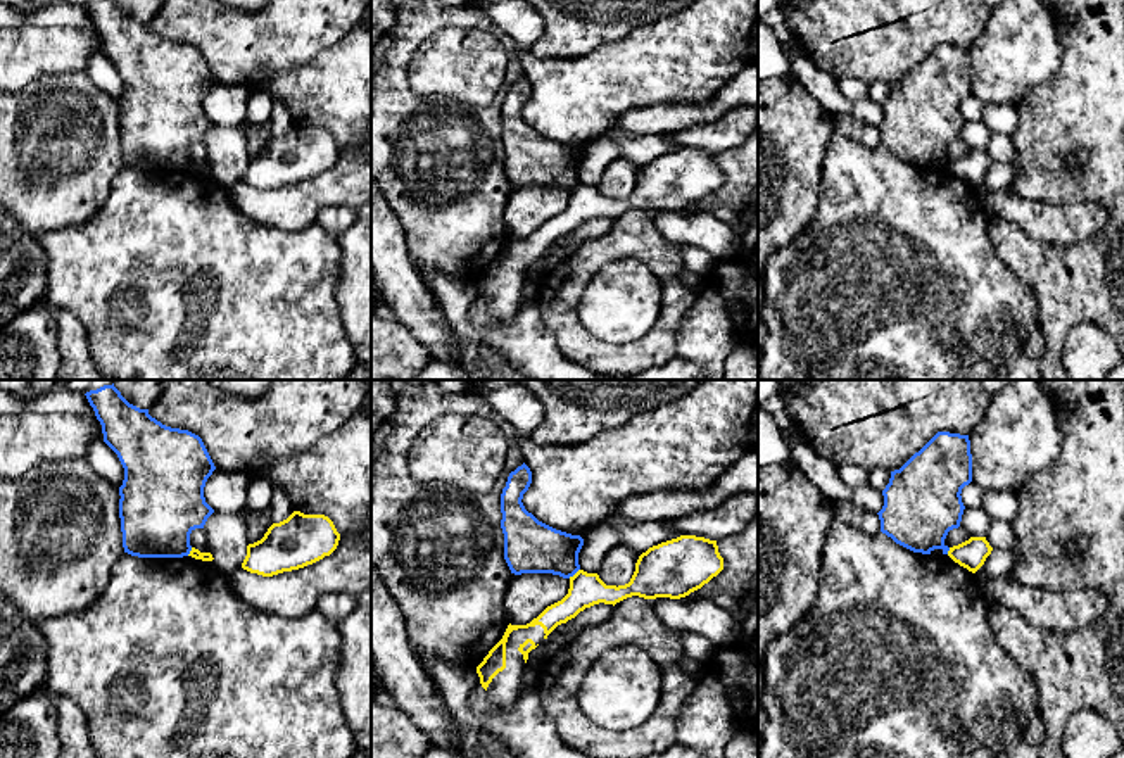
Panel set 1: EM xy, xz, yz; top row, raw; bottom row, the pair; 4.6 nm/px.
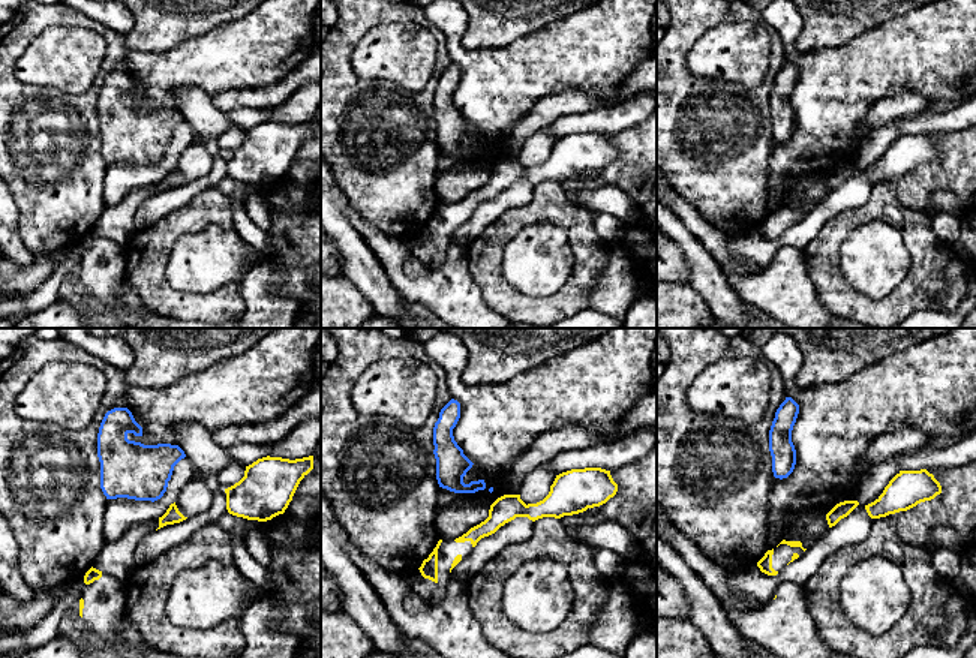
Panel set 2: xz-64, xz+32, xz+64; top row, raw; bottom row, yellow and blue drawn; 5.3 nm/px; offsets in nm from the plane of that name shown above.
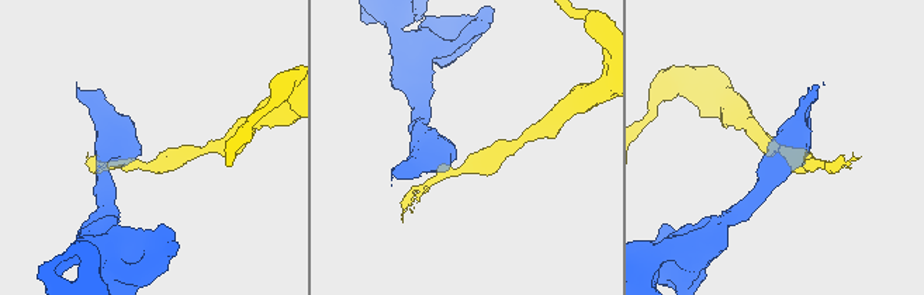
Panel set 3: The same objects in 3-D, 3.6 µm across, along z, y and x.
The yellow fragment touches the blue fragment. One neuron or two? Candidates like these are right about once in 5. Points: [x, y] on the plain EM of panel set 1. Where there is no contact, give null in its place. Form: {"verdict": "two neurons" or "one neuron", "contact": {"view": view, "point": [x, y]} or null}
{"verdict": "two neurons", "contact": {"view": "xz", "point": [575, 187]}}

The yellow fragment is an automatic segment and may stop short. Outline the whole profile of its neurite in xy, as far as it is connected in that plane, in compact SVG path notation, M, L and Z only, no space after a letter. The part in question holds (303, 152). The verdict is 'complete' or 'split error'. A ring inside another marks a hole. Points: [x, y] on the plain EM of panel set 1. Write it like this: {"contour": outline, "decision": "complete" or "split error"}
{"contour": "M294 124L273 136L261 154L247 159L242 181L262 190L299 183L330 169L338 154L340 147L328 129Z", "decision": "complete"}

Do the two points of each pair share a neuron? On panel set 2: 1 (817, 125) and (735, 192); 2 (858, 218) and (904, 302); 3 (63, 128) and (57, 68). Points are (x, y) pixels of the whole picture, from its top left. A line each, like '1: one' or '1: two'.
1: two
2: one
3: two

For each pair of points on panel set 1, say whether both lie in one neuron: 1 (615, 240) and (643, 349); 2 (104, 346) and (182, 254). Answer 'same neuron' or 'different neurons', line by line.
1: same neuron
2: same neuron

